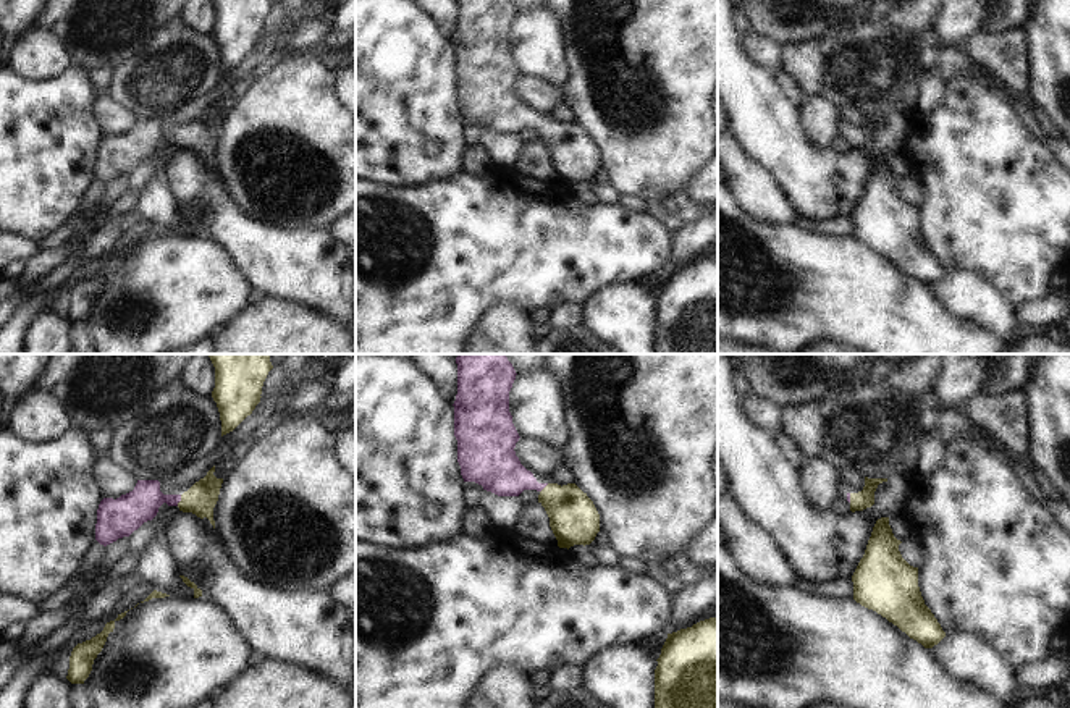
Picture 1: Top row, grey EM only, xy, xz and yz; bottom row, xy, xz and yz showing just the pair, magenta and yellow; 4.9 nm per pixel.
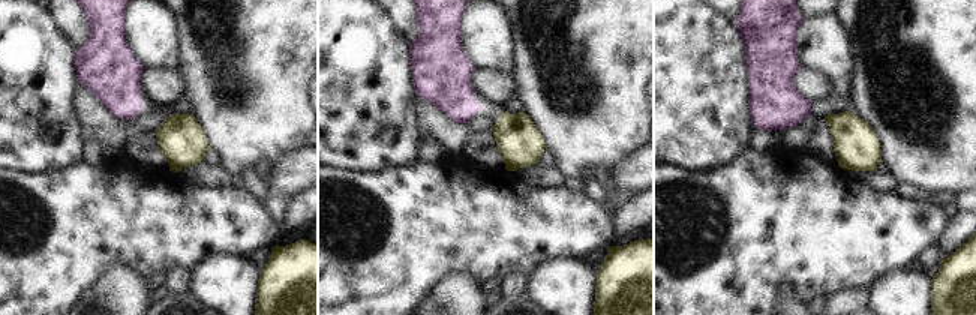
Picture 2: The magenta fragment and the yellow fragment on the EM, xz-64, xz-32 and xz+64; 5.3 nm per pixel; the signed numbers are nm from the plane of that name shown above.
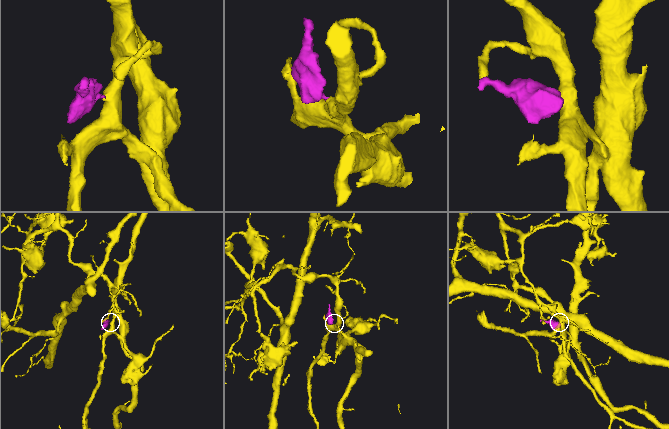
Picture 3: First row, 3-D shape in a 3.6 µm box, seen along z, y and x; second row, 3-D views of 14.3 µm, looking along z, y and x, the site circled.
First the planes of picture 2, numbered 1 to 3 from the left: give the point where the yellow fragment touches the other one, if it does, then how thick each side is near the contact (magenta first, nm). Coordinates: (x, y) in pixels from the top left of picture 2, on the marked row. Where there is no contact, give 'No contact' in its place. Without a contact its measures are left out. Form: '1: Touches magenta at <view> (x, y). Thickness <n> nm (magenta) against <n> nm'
1: No contact
2: No contact
3: No contact.

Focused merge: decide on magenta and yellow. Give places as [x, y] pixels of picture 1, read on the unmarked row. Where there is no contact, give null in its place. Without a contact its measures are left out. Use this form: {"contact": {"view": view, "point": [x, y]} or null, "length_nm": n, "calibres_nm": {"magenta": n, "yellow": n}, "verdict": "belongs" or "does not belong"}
{"contact": {"view": "xy", "point": [180, 138]}, "length_nm": 60, "calibres_nm": {"magenta": 170, "yellow": 160}, "verdict": "belongs"}

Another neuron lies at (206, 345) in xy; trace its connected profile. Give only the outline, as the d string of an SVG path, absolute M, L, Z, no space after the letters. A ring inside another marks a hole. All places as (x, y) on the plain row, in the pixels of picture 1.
M209 335L189 346L184 346L171 354L215 354L213 335Z

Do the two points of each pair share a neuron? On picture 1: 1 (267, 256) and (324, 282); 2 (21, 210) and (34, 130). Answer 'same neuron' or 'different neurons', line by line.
1: same neuron
2: same neuron

